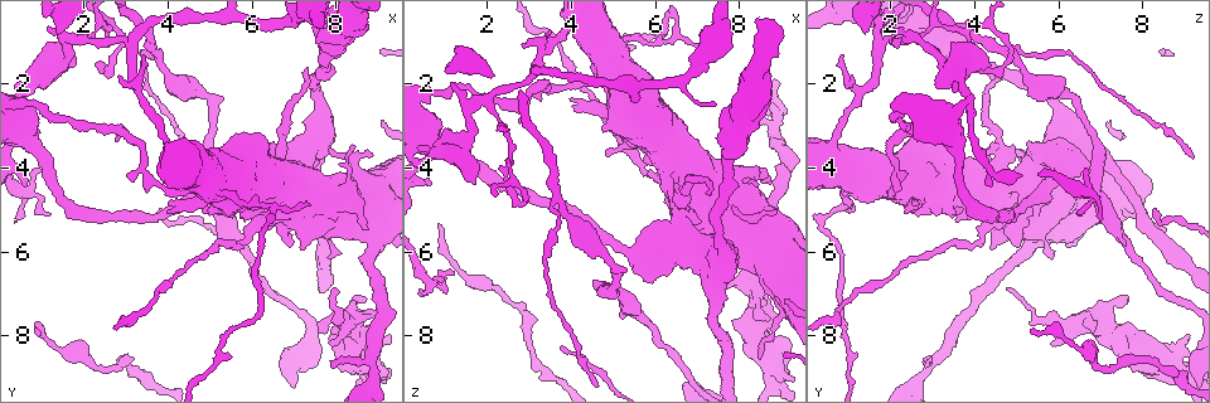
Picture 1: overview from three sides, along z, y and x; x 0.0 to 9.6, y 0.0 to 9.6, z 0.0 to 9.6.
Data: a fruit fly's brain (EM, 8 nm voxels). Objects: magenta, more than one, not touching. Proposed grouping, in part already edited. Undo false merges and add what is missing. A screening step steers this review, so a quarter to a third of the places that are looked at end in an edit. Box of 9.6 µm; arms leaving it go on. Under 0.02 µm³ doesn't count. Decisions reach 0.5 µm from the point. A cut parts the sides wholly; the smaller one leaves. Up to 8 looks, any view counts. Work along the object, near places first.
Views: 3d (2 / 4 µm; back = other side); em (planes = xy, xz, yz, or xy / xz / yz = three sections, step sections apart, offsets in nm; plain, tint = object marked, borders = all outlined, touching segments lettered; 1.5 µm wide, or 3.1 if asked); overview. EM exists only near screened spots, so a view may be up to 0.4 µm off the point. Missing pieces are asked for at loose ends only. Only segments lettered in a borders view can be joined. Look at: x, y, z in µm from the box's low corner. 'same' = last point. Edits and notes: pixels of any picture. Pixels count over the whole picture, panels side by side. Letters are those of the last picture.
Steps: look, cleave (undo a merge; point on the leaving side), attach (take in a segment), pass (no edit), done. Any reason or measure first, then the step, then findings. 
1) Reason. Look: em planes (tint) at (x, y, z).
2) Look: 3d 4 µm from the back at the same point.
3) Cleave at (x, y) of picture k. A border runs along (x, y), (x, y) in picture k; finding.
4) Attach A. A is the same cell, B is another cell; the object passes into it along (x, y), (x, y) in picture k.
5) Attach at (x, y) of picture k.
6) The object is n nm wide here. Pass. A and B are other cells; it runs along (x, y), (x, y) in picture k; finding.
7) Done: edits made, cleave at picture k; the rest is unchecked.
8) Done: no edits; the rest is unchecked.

Branch stops here. Look: em planes (borders) at (0.85, 4.00, 6.65).

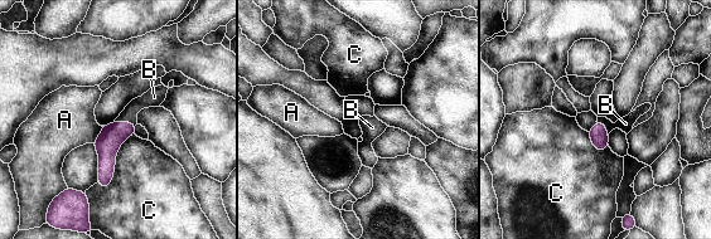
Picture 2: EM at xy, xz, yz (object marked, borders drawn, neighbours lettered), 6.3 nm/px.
The object is 120 nm wide here. Attach B. B is the same cell, A and C are other cells; the object passes into it along (112, 136), (124, 121), (154, 97) in picture 2; the cell continues.

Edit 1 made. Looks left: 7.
Redraw. Look: overview.

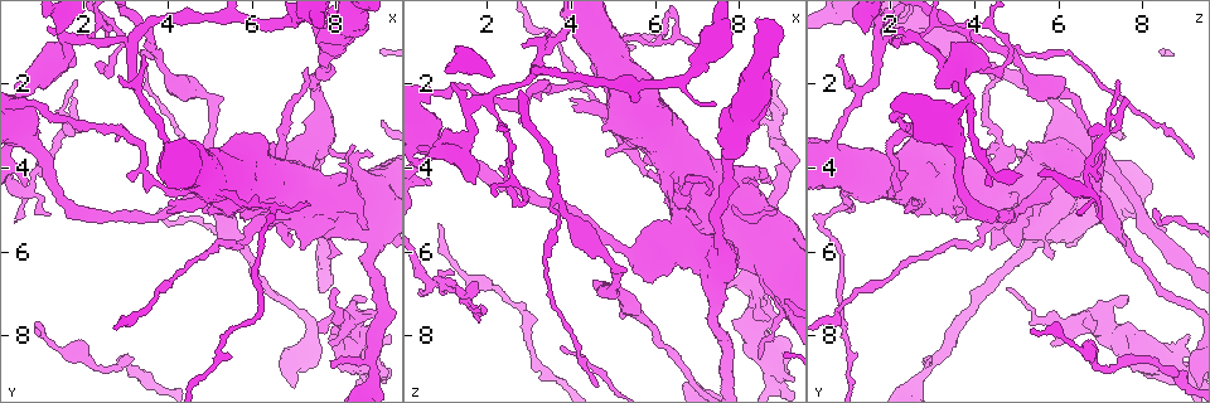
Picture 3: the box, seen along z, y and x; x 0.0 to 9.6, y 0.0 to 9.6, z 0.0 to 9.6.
Branch stops here. Look: 3d 4 µm at (7.60, 7.75, 6.50).

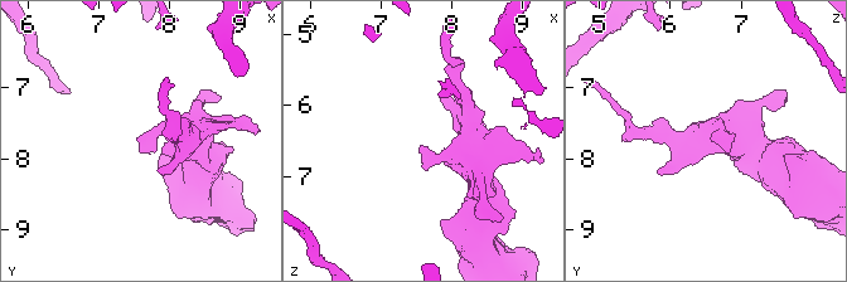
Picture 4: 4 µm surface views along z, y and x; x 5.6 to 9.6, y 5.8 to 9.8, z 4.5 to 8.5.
Look: em planes (borders) at (7.55, 7.70, 6.55).

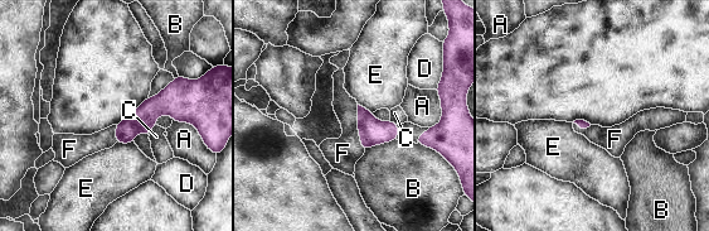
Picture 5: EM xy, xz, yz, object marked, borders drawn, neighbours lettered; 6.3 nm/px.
Attach F. F is the same cell, A, B, C, D and E are other cells; the object passes into it along (372, 131), (358, 128), (343, 153) in picture 5; it goes on there.

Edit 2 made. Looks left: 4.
Thin neck. Look: 3d 2 µm at (3.15, 8.80, 8.40).

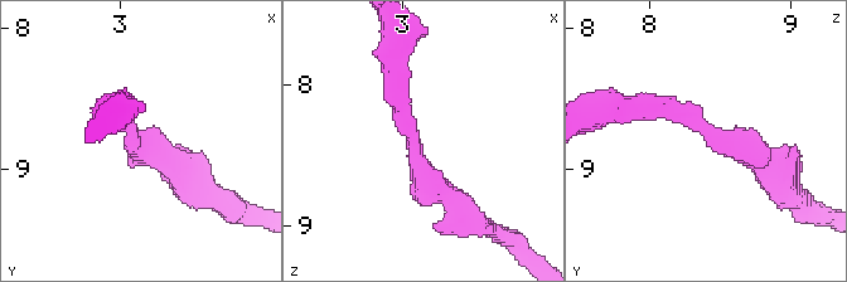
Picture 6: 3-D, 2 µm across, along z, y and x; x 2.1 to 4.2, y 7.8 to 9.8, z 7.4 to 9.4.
The arms are 220, 240 nm wide. Look: em planes (borders) at (3.08, 8.76, 8.42).

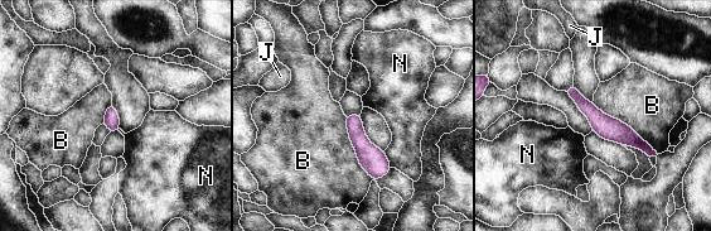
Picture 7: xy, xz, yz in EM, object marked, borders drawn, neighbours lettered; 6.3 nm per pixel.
Pass. B, J and N are other cells; one cell here.

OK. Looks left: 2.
Done: edits made, attach at picture 2, attach at picture 5; the rest is unchecked.

